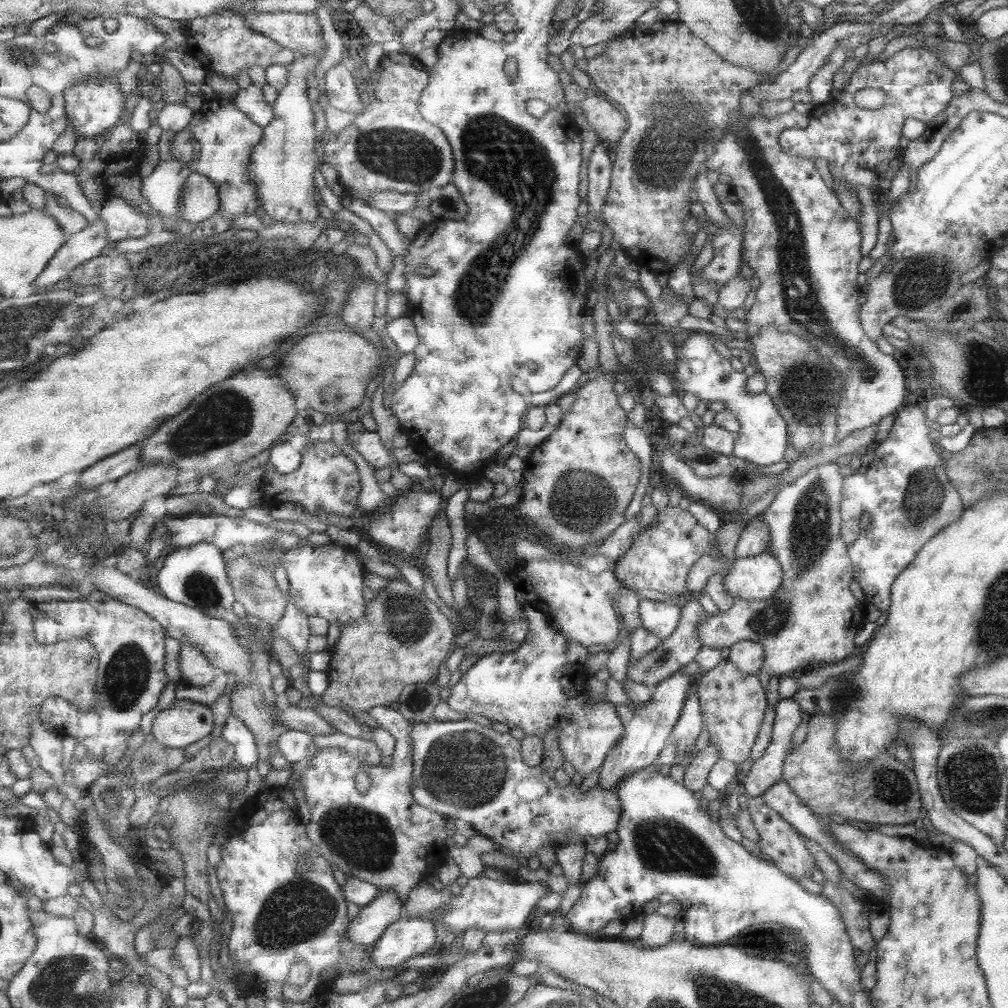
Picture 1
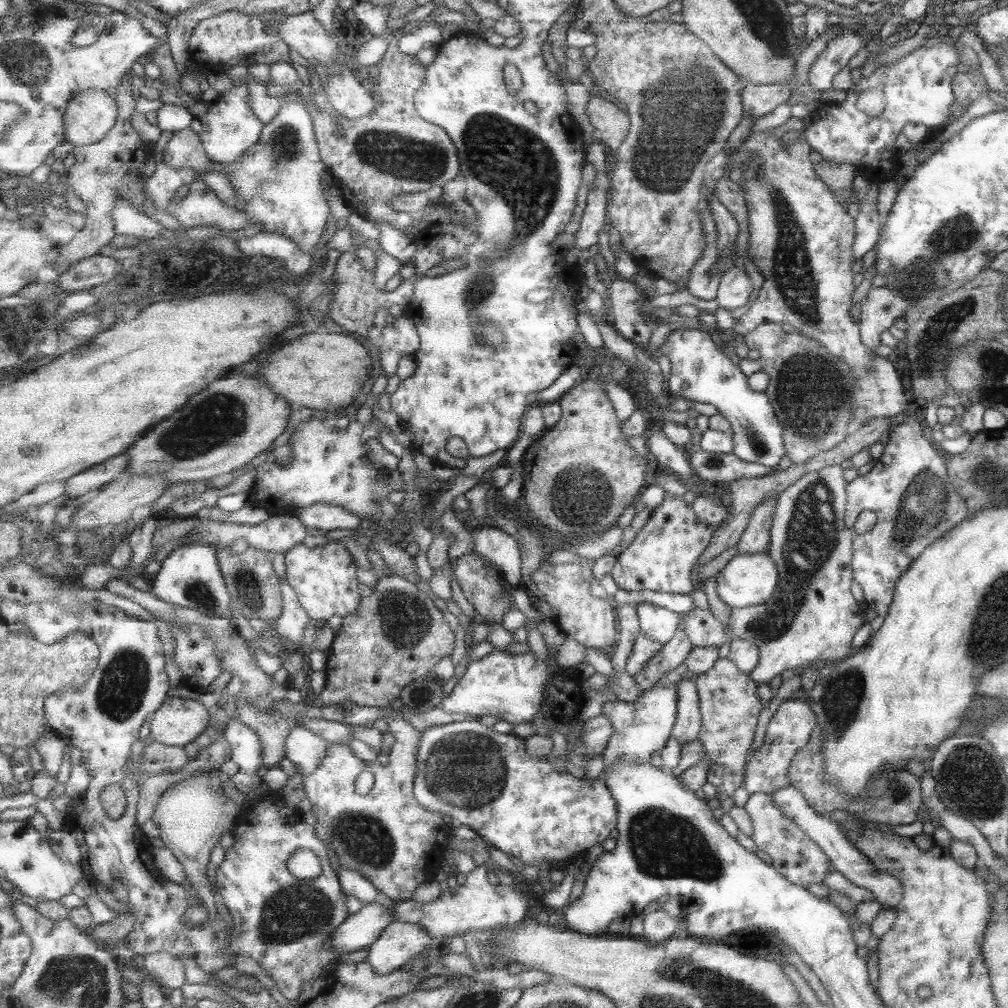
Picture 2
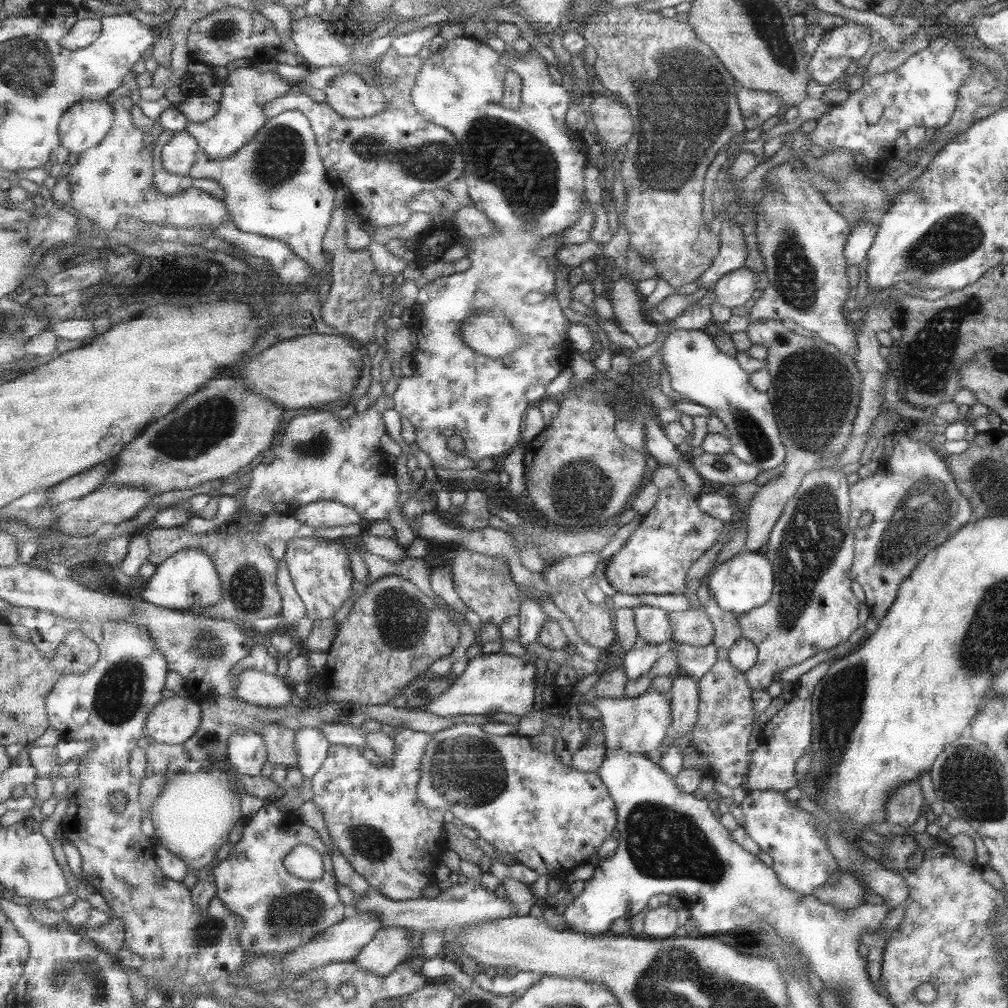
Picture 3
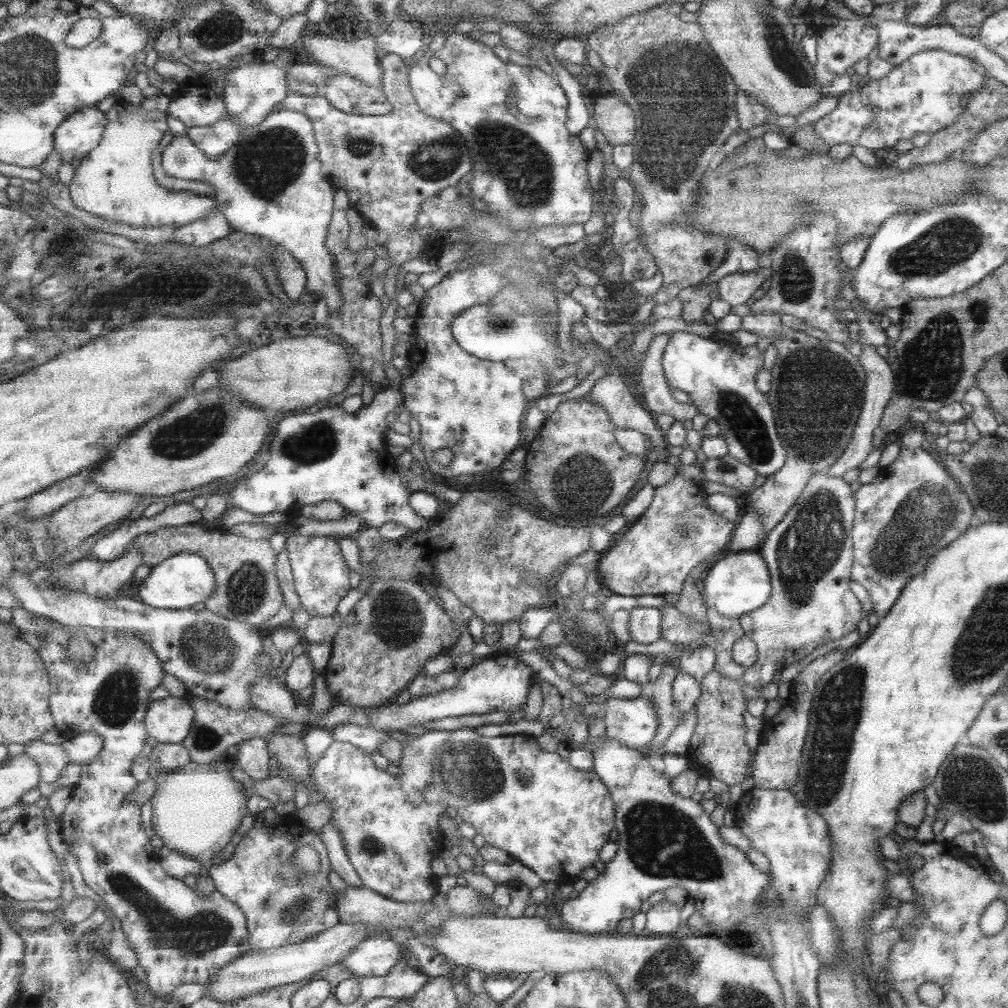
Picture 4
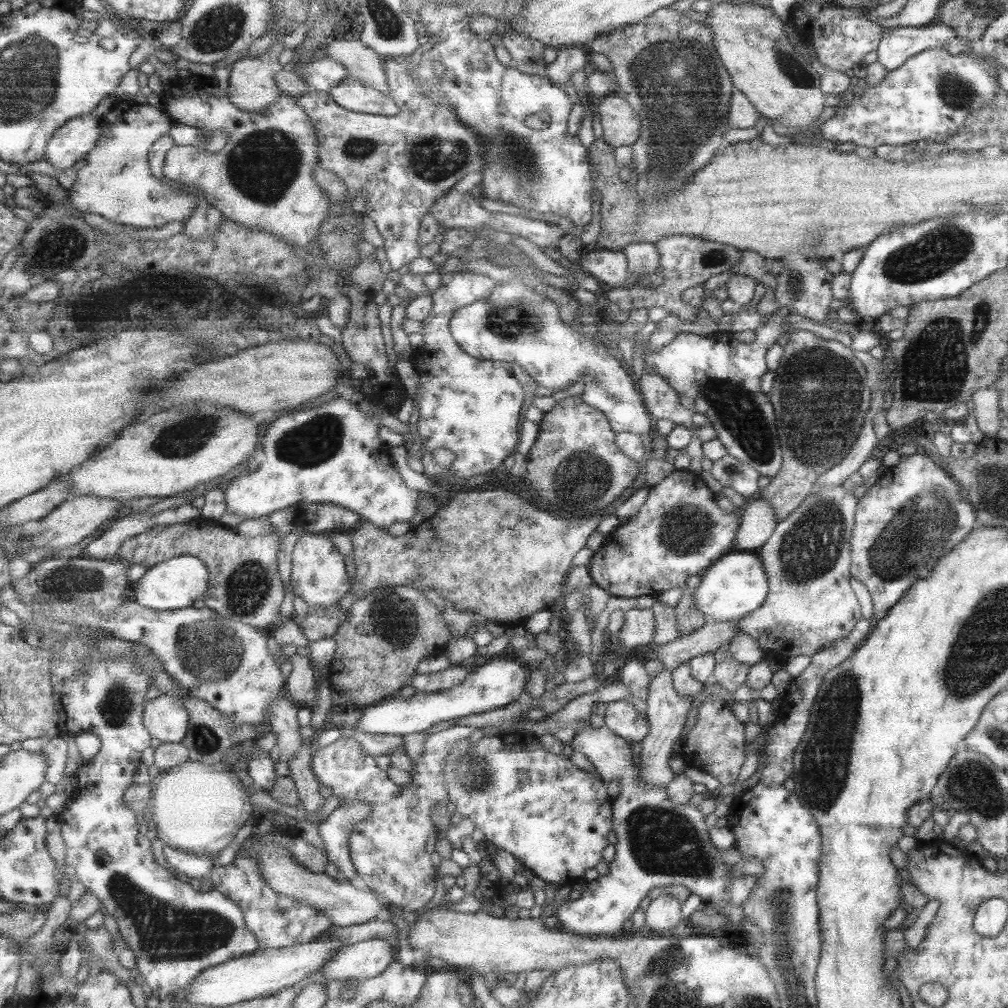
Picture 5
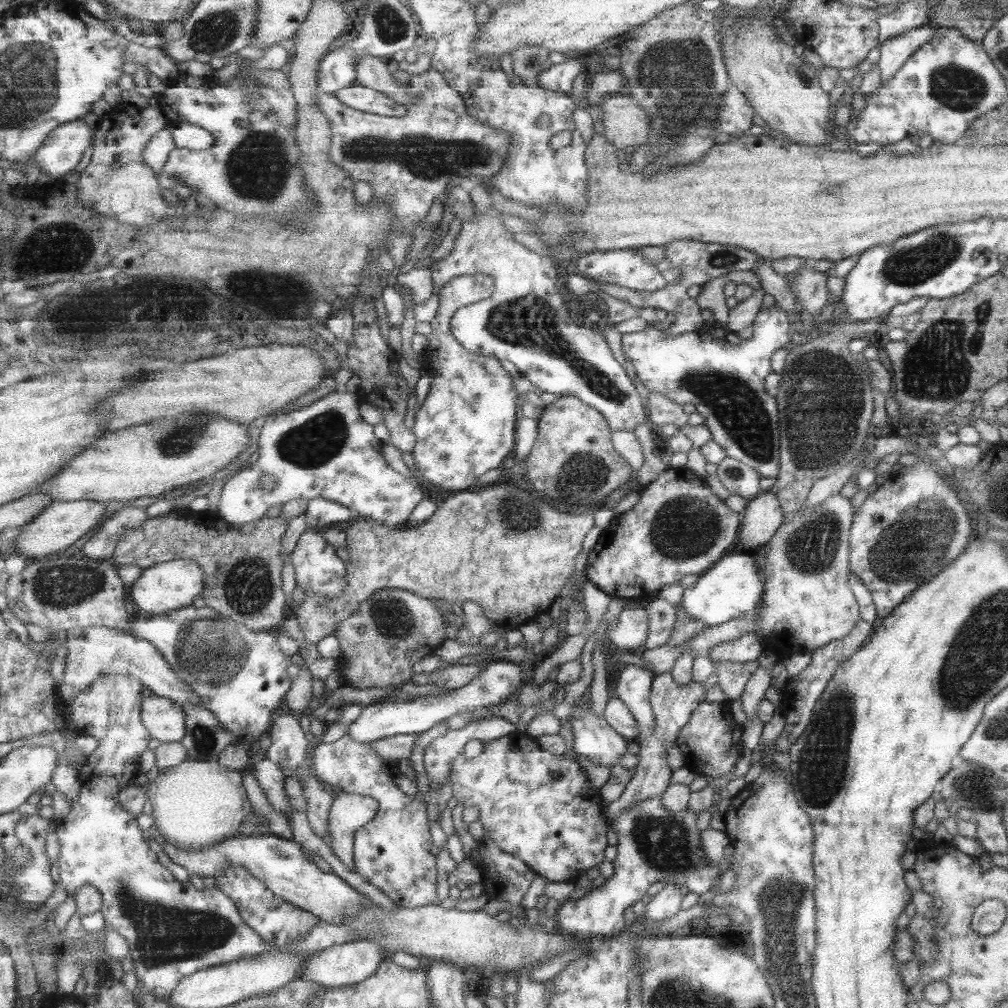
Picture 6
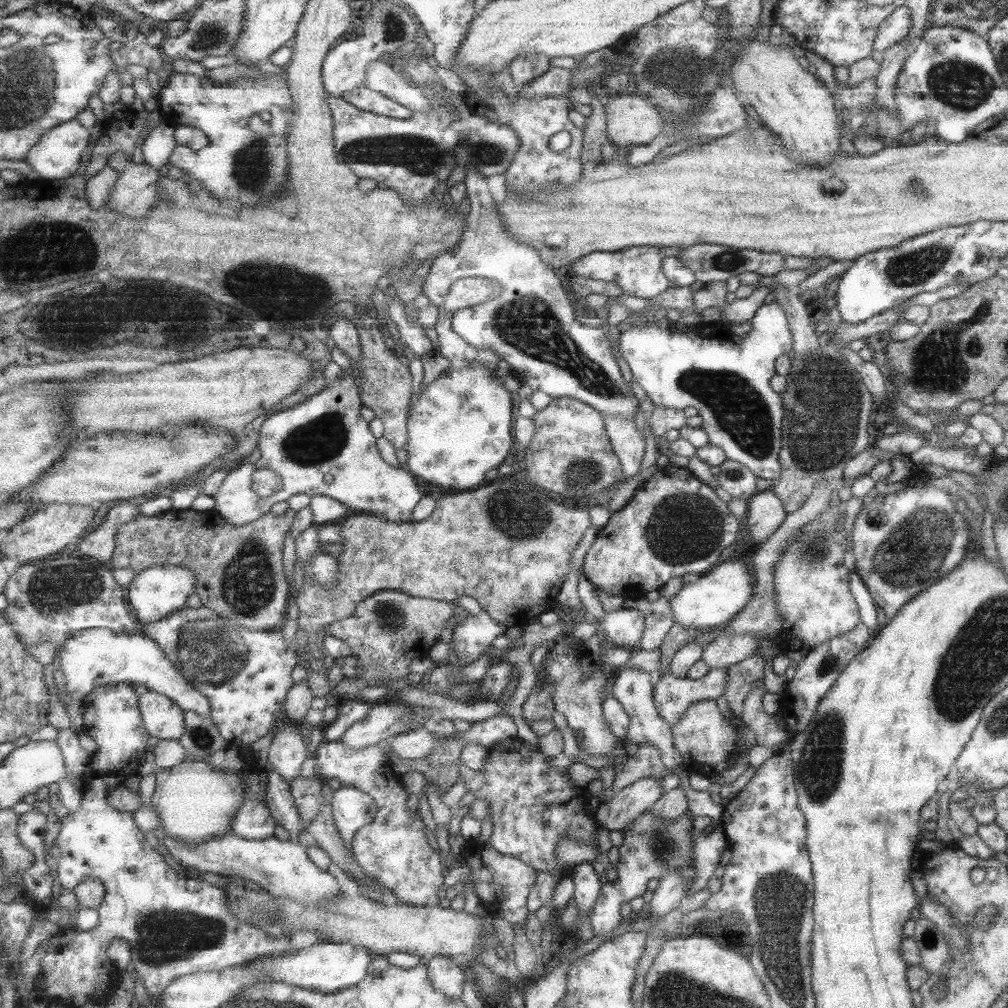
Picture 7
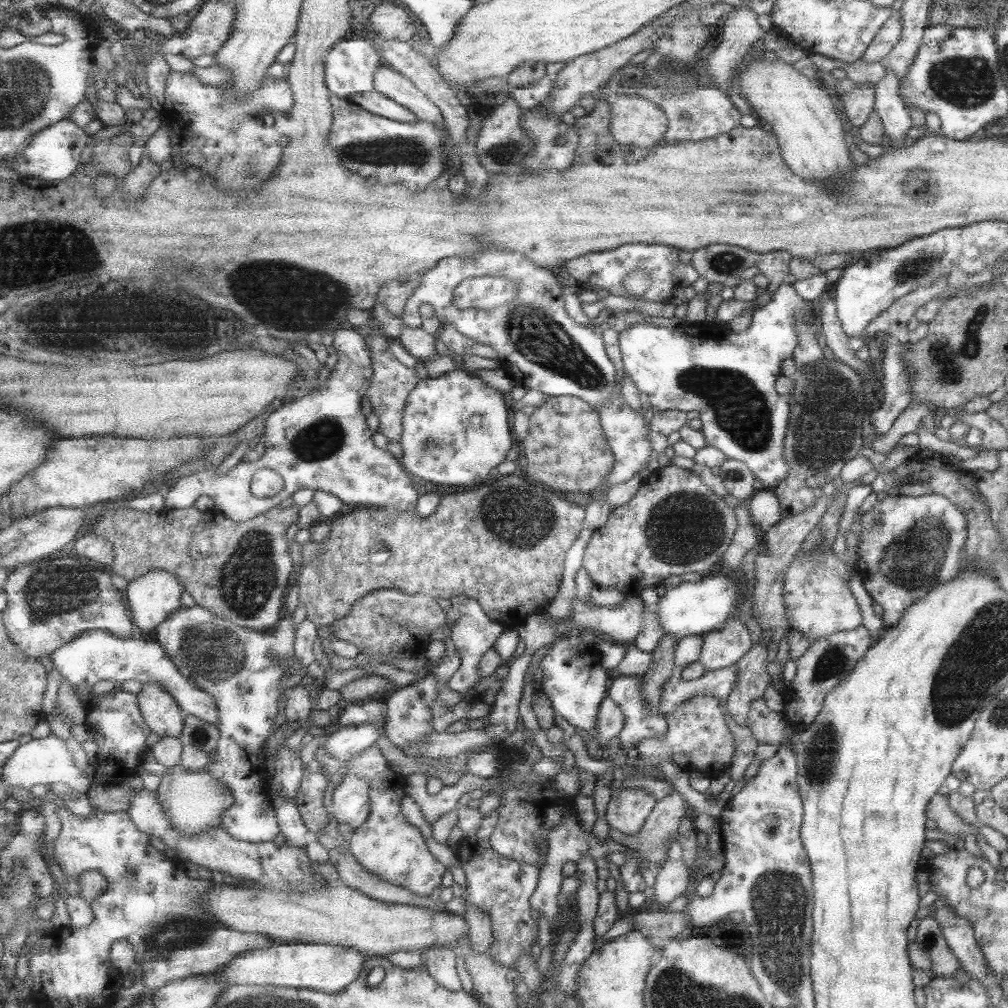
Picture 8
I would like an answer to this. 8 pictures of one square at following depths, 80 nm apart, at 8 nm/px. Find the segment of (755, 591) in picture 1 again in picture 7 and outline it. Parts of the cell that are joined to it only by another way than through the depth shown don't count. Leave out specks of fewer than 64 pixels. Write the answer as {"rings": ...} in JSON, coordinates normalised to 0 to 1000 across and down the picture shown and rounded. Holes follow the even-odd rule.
{"rings":[[[719,553],[713,561],[707,563],[700,569],[696,569],[688,578],[680,578],[679,582],[671,589],[669,595],[665,595],[670,617],[678,620],[681,624],[697,624],[703,625],[704,628],[720,621],[735,605],[740,603],[740,600],[743,599],[747,592],[748,573],[741,566],[742,561],[741,553]]]}

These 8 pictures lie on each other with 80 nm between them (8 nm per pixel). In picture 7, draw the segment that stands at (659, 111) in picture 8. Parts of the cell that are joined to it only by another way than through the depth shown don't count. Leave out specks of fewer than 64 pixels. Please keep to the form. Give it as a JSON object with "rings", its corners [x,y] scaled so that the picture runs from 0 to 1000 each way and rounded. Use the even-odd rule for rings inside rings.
{"rings":[[[632,93],[600,99],[603,136],[615,147],[643,144],[657,133],[658,116],[652,104]]]}

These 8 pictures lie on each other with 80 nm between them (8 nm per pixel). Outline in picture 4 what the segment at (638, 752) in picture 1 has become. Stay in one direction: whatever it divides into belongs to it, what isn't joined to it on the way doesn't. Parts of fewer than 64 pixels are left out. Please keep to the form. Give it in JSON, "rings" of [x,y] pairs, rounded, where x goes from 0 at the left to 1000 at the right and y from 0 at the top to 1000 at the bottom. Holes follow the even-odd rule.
{"rings":[[[642,688],[629,693],[602,693],[591,701],[599,703],[599,718],[604,732],[628,744],[647,740],[655,724],[655,712]]]}

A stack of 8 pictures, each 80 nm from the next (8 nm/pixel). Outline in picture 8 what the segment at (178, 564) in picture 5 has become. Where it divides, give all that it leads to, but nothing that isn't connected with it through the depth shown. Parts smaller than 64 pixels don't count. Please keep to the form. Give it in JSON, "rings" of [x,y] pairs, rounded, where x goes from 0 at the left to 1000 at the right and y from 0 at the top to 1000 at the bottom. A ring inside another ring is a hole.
{"rings":[[[157,565],[131,575],[123,586],[135,622],[132,632],[135,634],[154,634],[156,621],[166,616],[173,607],[182,602],[180,591],[185,585],[174,568]]]}

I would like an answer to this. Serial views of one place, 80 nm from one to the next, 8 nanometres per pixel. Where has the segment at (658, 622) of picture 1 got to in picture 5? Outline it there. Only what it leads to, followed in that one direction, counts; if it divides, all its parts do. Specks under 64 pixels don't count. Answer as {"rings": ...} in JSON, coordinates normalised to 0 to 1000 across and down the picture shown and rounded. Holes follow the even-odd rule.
{"rings":[[[646,603],[621,607],[619,622],[611,634],[617,640],[630,644],[648,637],[651,632],[651,609]]]}

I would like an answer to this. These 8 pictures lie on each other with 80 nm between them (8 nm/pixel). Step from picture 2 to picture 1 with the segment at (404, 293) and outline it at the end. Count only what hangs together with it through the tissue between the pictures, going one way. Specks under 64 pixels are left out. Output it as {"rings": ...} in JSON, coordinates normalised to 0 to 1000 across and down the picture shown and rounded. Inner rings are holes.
{"rings":[[[361,272],[353,286],[347,290],[339,310],[339,317],[347,323],[347,327],[357,329],[368,325],[373,315],[370,313],[373,283],[366,273]]]}

